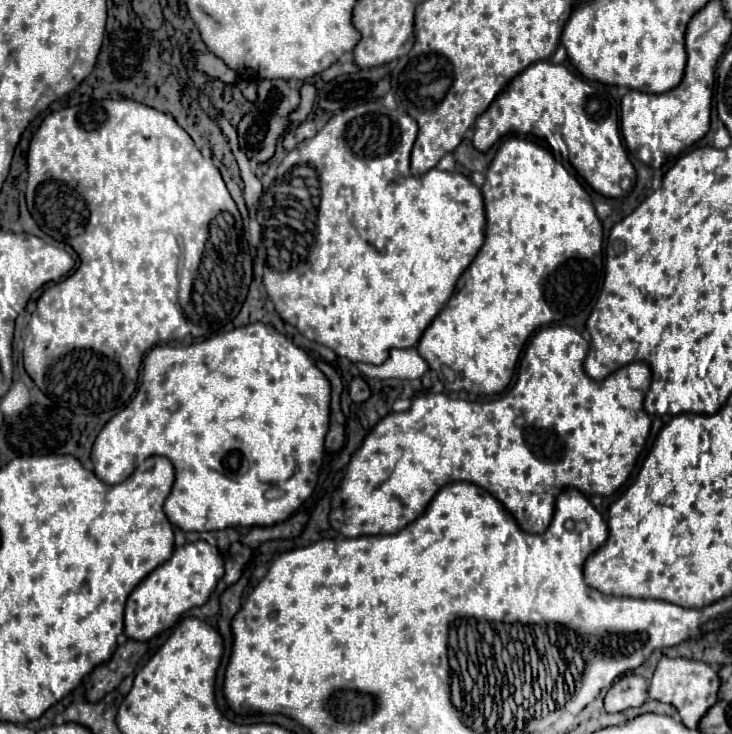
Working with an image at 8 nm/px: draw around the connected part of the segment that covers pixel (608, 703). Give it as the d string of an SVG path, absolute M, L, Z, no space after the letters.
M633 673L619 677L605 695L605 709L609 713L625 711L631 707L641 707L647 701L649 683Z

